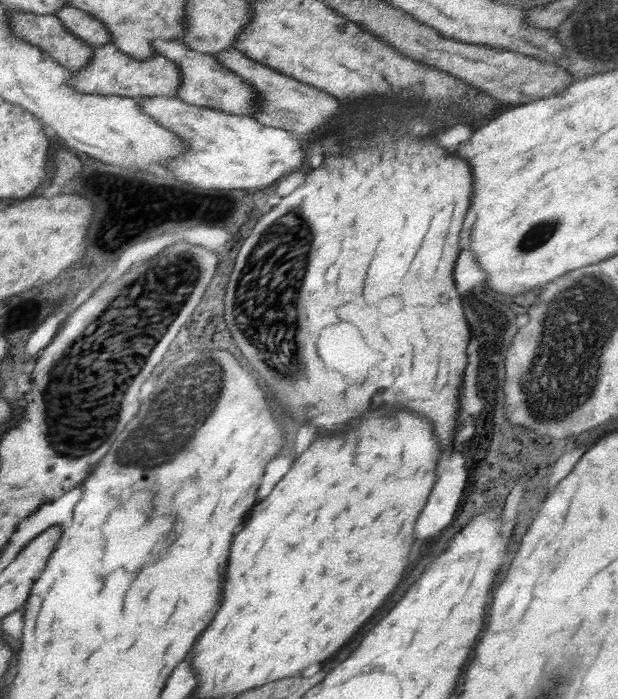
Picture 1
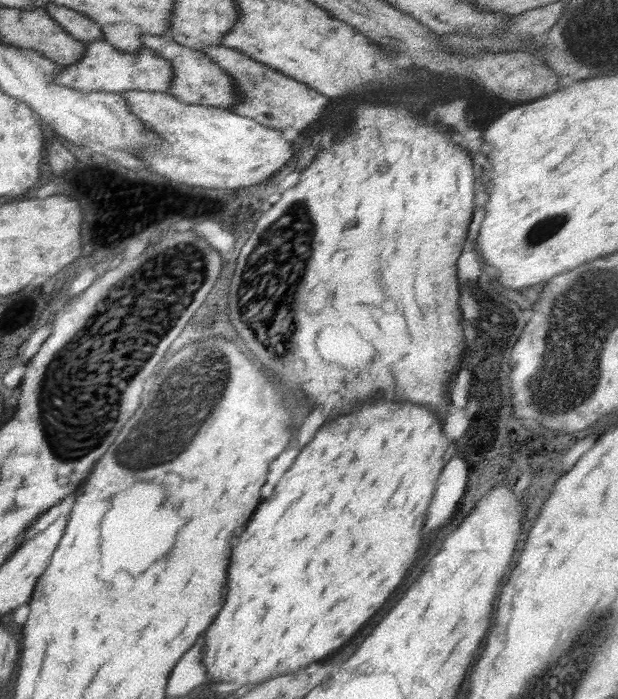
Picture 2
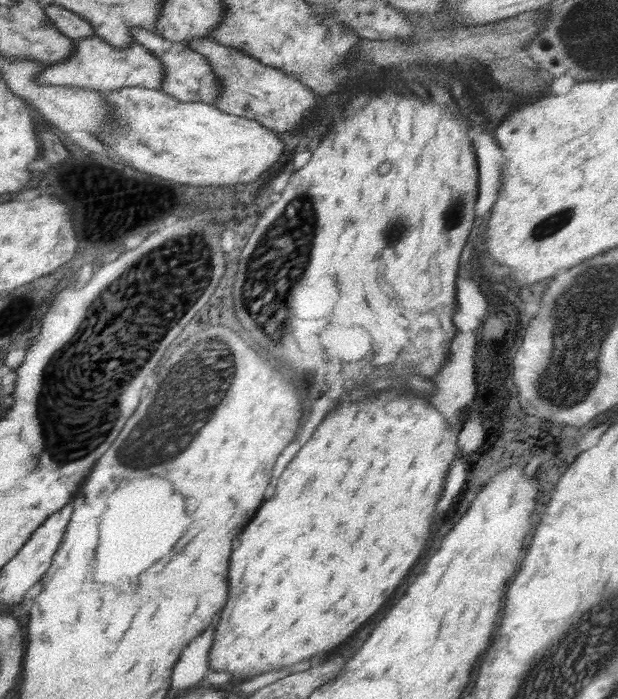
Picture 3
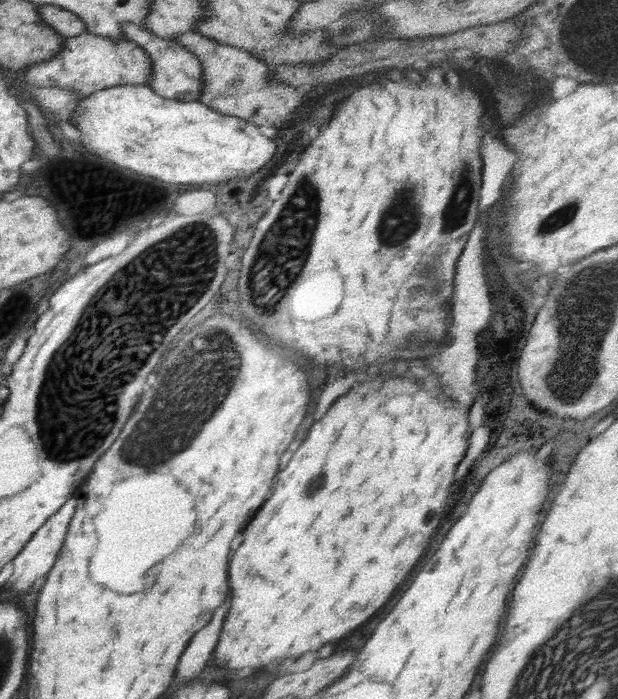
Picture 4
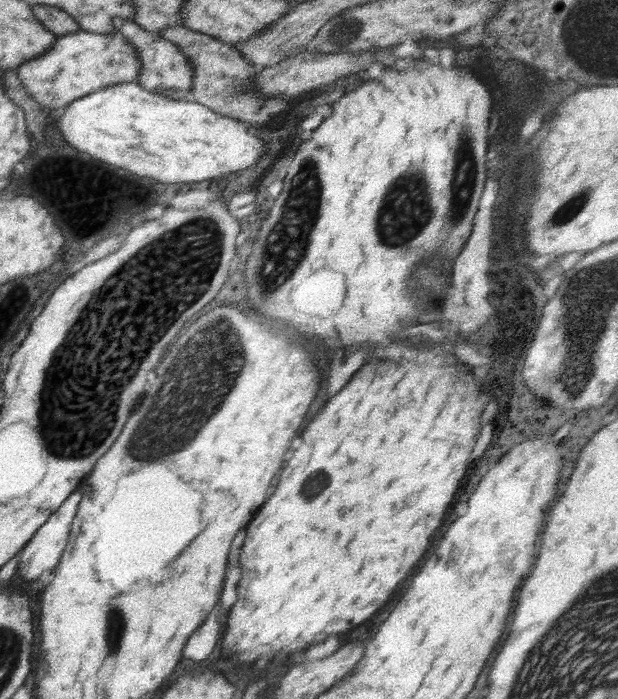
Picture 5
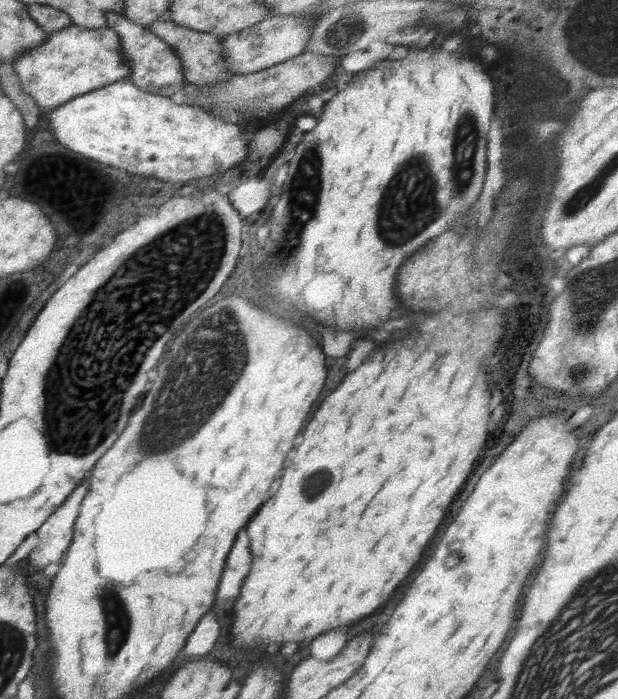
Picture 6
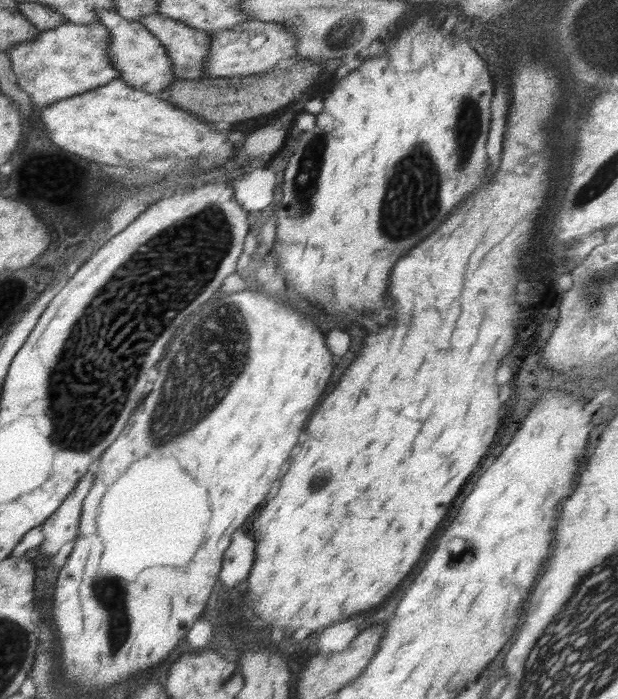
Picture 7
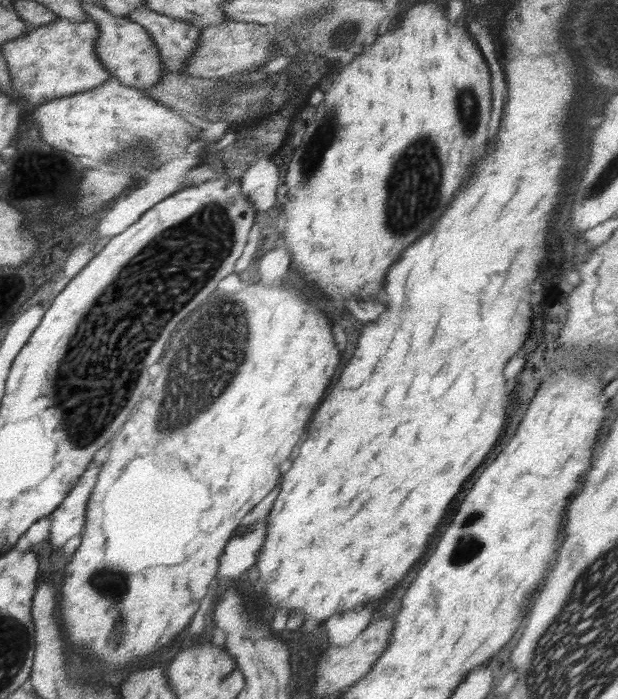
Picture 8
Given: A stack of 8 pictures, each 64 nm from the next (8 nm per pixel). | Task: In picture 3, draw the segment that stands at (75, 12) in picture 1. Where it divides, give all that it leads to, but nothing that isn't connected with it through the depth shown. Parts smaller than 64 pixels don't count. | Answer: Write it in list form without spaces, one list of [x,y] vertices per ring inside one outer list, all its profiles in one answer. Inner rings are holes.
[[[48,5],[44,9],[50,22],[68,38],[77,40],[95,36],[93,26],[79,14],[58,5]]]

